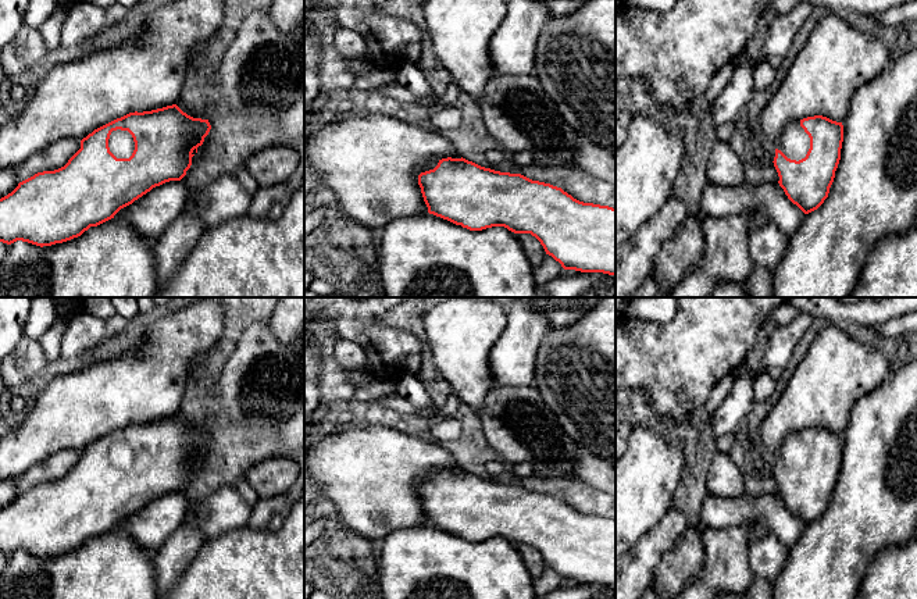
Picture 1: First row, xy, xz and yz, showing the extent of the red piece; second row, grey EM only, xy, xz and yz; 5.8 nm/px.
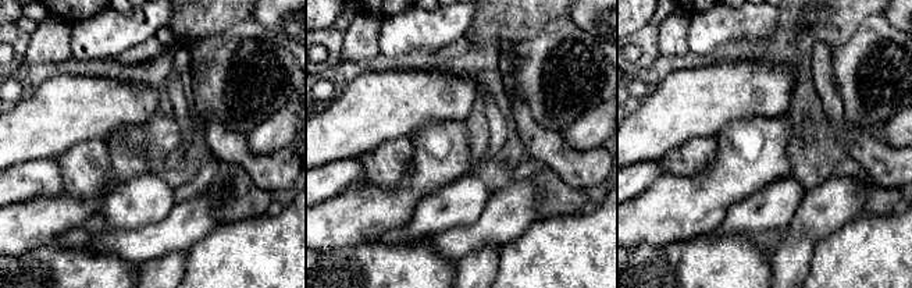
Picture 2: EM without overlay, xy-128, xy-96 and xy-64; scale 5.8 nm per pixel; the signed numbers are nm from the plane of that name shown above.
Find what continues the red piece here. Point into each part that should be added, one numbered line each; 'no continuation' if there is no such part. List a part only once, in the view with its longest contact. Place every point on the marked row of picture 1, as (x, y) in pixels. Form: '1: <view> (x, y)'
1: xy (121, 143)

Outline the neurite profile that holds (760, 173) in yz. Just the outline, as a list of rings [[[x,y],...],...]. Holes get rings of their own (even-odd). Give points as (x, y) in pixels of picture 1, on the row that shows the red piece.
[[[756,163],[746,165],[745,179],[750,185],[761,185],[778,183],[779,177],[774,167],[774,163]]]

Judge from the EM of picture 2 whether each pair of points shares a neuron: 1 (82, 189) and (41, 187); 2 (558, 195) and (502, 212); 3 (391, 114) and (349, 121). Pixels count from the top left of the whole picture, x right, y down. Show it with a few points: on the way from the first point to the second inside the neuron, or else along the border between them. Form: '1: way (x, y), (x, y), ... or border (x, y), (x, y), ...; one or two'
1: border (53, 159), (60, 170), (66, 189); two
2: border (528, 178), (535, 189), (535, 212), (538, 219); two
3: way (381, 114), (363, 114), (359, 118); one

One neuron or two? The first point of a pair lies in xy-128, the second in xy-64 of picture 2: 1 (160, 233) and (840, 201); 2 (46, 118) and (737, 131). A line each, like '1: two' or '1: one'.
1: one
2: two

